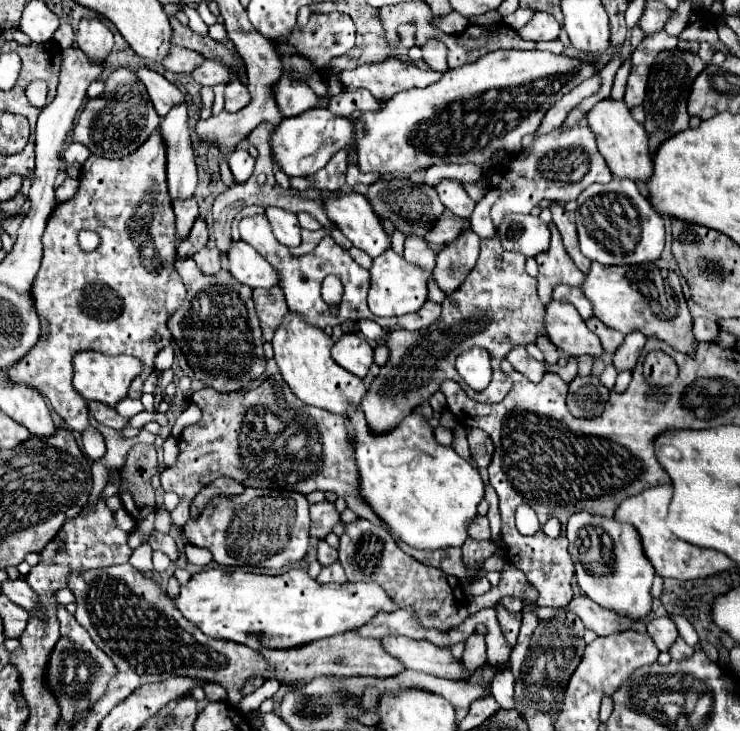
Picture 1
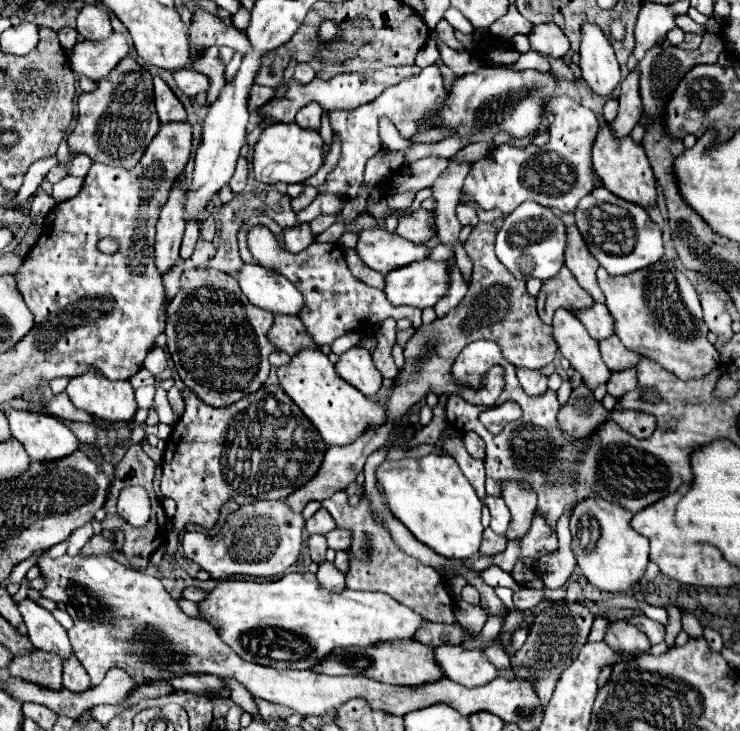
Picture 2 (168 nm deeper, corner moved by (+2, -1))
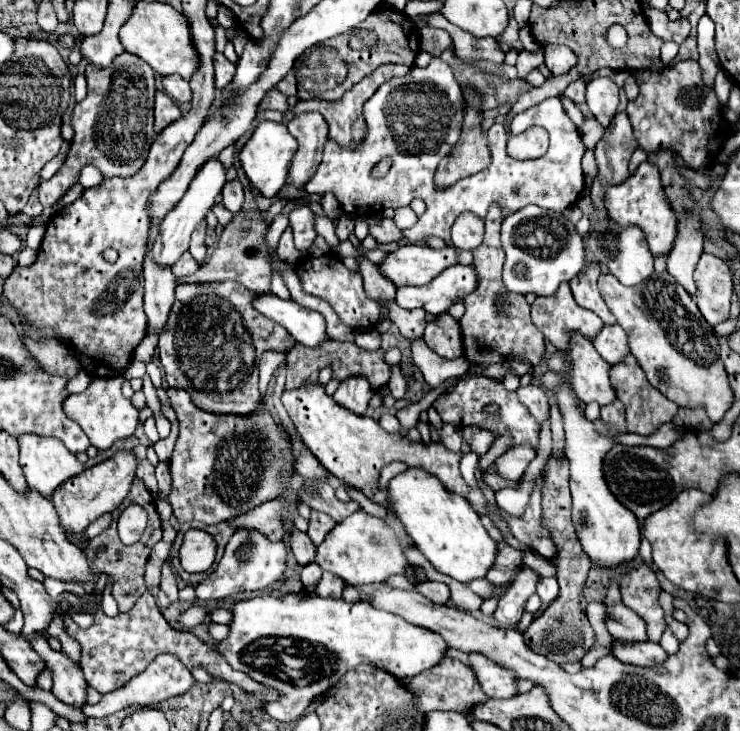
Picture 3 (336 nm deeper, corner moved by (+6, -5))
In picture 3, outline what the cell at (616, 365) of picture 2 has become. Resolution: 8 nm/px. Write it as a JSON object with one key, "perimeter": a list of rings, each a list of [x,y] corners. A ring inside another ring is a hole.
{"perimeter":[[[631,354],[625,356],[623,362],[613,364],[609,370],[609,378],[611,384],[617,392],[617,398],[623,402],[625,410],[627,410],[627,432],[635,432],[641,436],[649,436],[653,434],[661,424],[671,422],[673,416],[677,414],[677,404],[673,404],[671,400],[667,400],[659,390],[655,390],[647,380],[645,380],[645,372],[641,370],[641,366],[637,364],[637,360],[633,360]]]}

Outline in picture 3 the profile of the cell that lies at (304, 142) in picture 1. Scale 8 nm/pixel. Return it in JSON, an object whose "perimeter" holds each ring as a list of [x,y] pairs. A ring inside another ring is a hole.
{"perimeter":[[[261,122],[257,126],[257,130],[253,132],[253,136],[247,140],[247,144],[243,146],[241,154],[239,154],[239,160],[241,160],[241,166],[249,178],[249,182],[267,198],[275,196],[285,180],[287,180],[287,174],[289,174],[289,166],[291,166],[291,160],[297,152],[297,140],[289,134],[287,126],[285,124],[279,124],[279,122]]]}

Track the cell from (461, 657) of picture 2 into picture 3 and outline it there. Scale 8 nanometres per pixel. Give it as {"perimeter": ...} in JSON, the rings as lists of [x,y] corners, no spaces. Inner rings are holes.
{"perimeter":[[[471,652],[469,666],[475,672],[481,690],[489,698],[509,698],[509,696],[517,694],[517,690],[515,690],[517,676],[513,676],[513,672],[501,668],[499,664],[489,660],[487,656]]]}

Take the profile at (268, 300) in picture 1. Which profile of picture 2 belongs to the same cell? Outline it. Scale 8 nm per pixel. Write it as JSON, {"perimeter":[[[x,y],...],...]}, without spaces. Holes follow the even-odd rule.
{"perimeter":[[[275,316],[275,324],[267,332],[267,338],[273,346],[281,348],[289,356],[295,356],[297,352],[301,352],[301,348],[319,350],[319,346],[305,332],[305,326],[301,324],[301,320],[295,316]]]}

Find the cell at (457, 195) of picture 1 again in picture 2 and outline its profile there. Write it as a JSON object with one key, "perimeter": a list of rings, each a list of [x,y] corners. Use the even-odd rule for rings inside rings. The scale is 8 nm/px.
{"perimeter":[[[459,204],[459,206],[457,206],[457,218],[459,218],[461,226],[471,226],[471,228],[475,228],[475,226],[479,224],[479,218],[477,218],[475,208],[471,208],[471,206],[467,206],[467,204]]]}

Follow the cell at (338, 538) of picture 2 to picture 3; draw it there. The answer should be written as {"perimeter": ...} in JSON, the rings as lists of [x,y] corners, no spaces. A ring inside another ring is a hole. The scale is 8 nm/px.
{"perimeter":[[[355,512],[325,536],[321,546],[317,548],[315,562],[323,570],[341,576],[349,584],[383,582],[391,574],[405,574],[405,566],[409,562],[403,554],[401,544],[413,544],[413,540],[405,536],[405,530],[395,516],[389,516],[389,520],[377,520],[367,512]]]}

